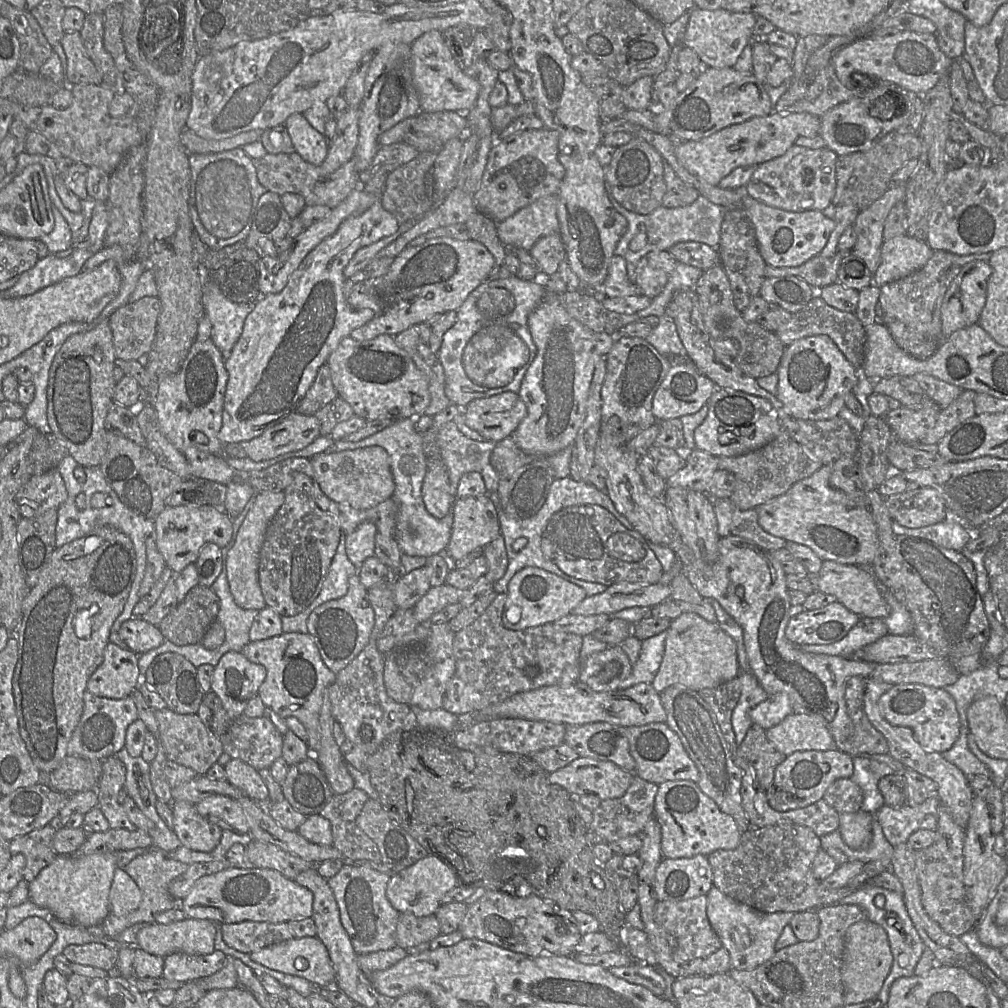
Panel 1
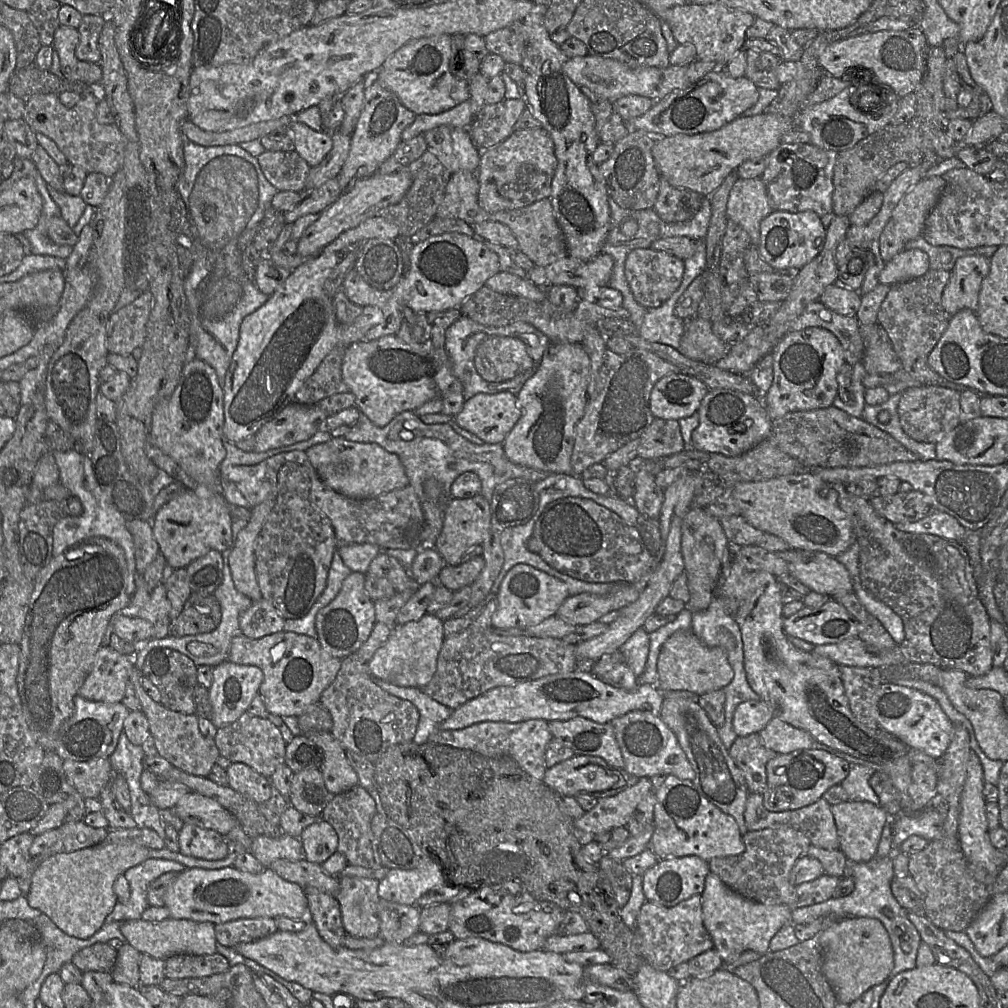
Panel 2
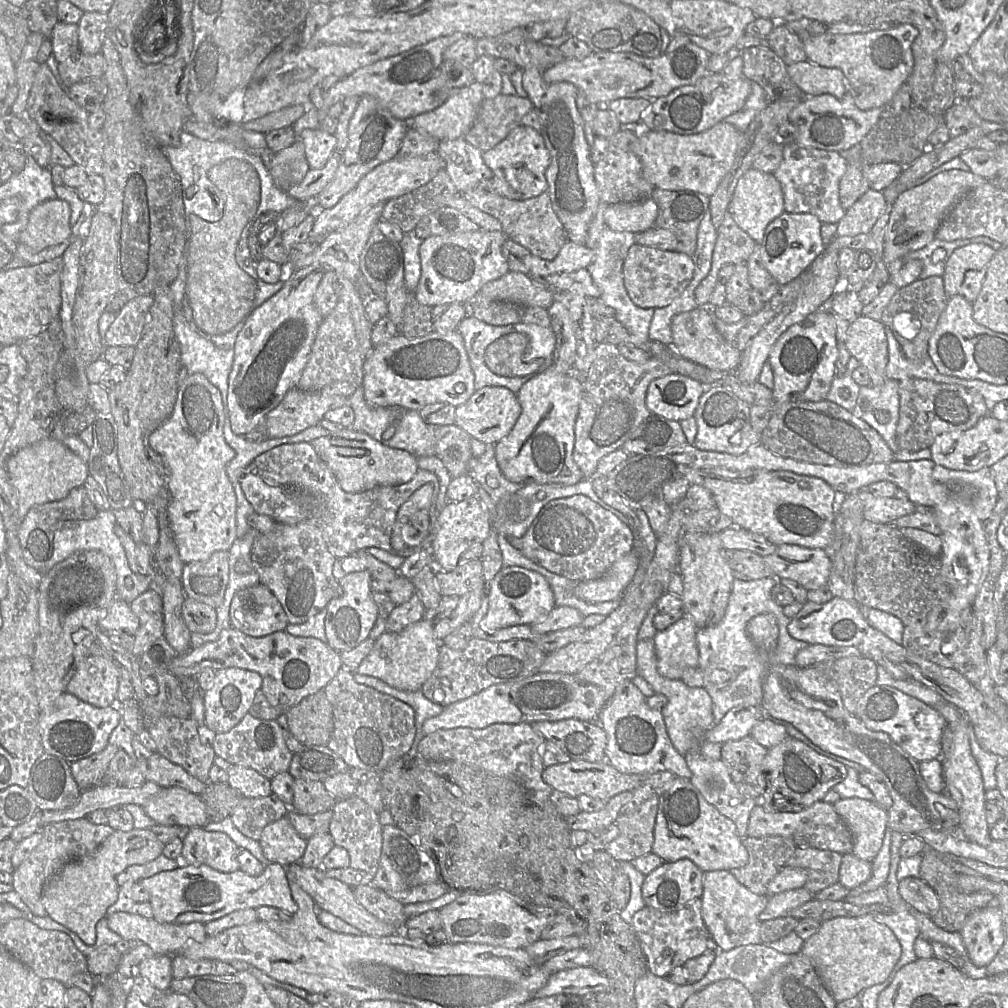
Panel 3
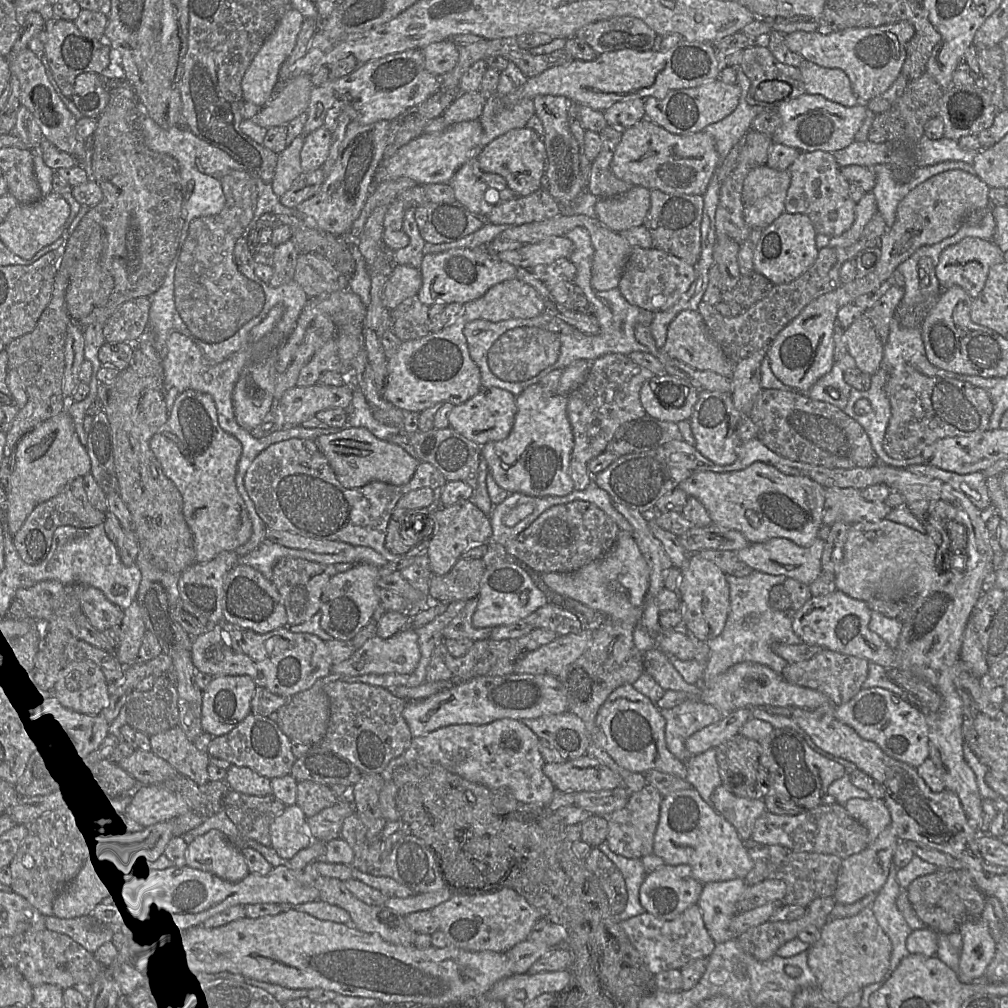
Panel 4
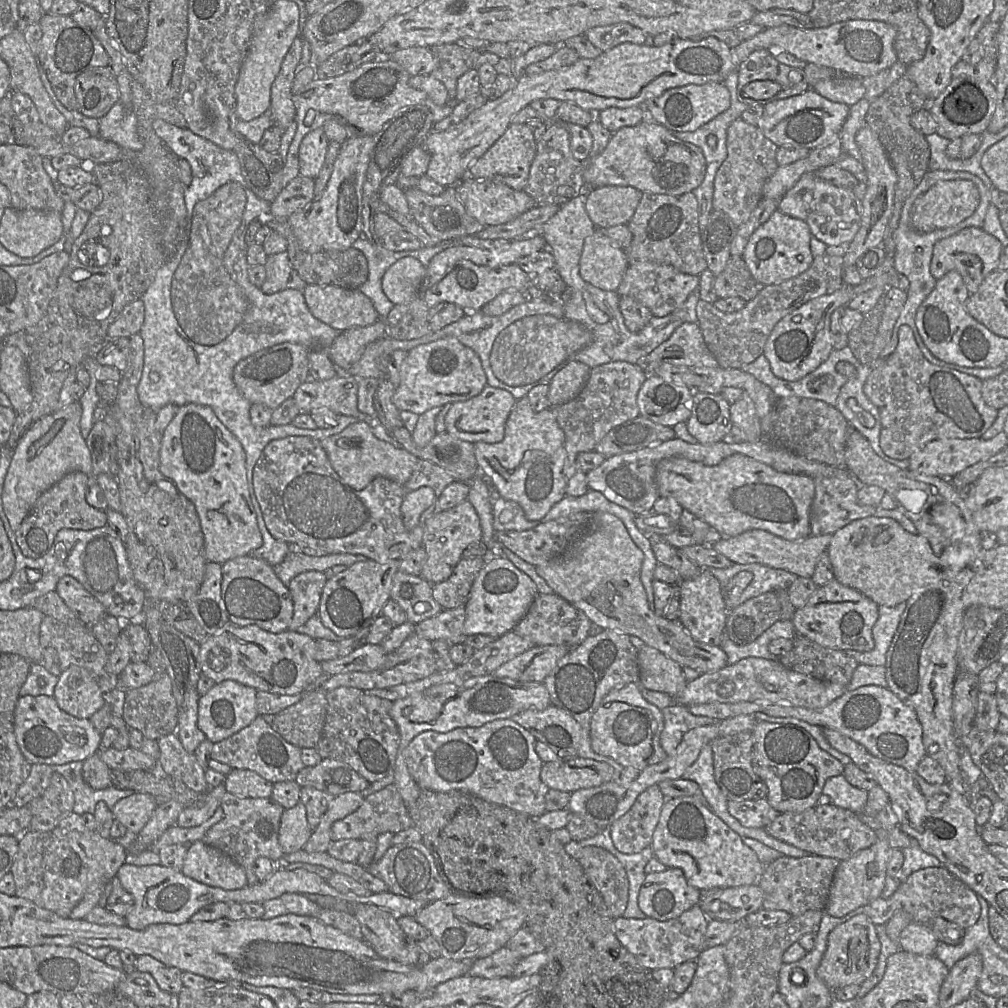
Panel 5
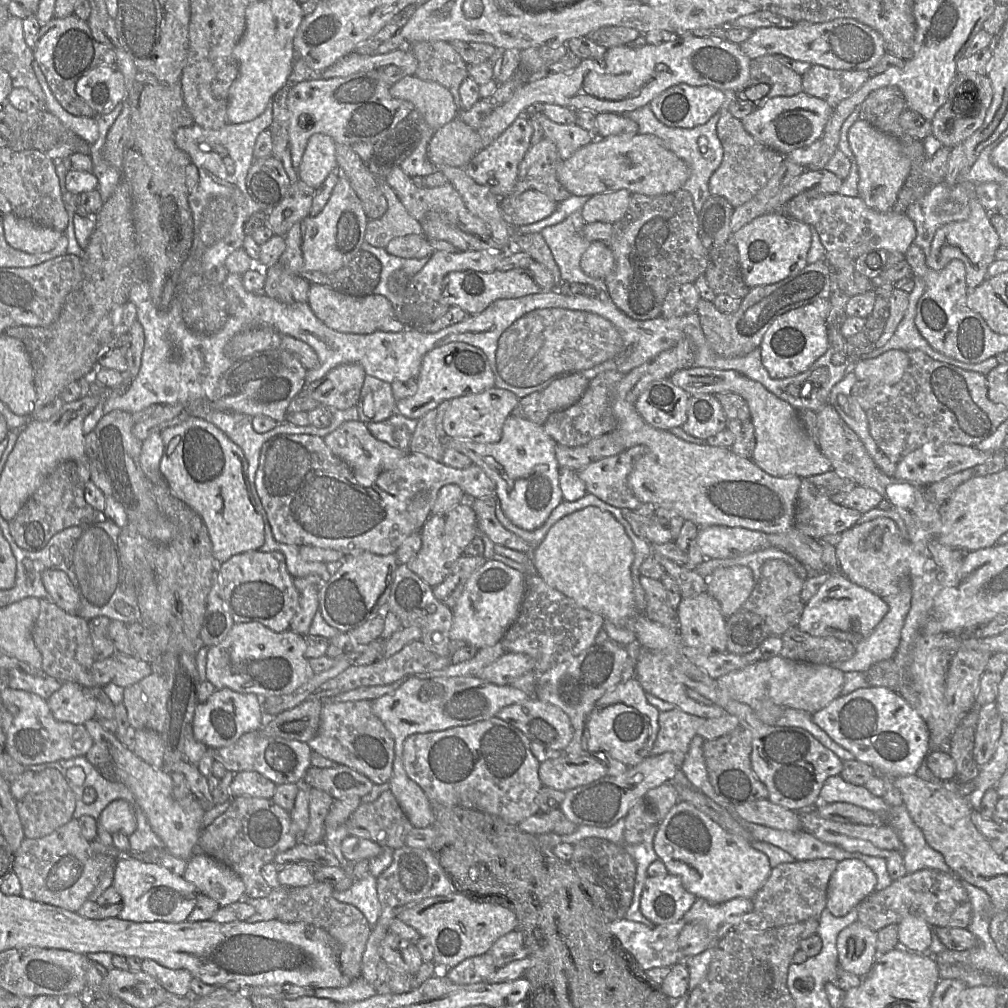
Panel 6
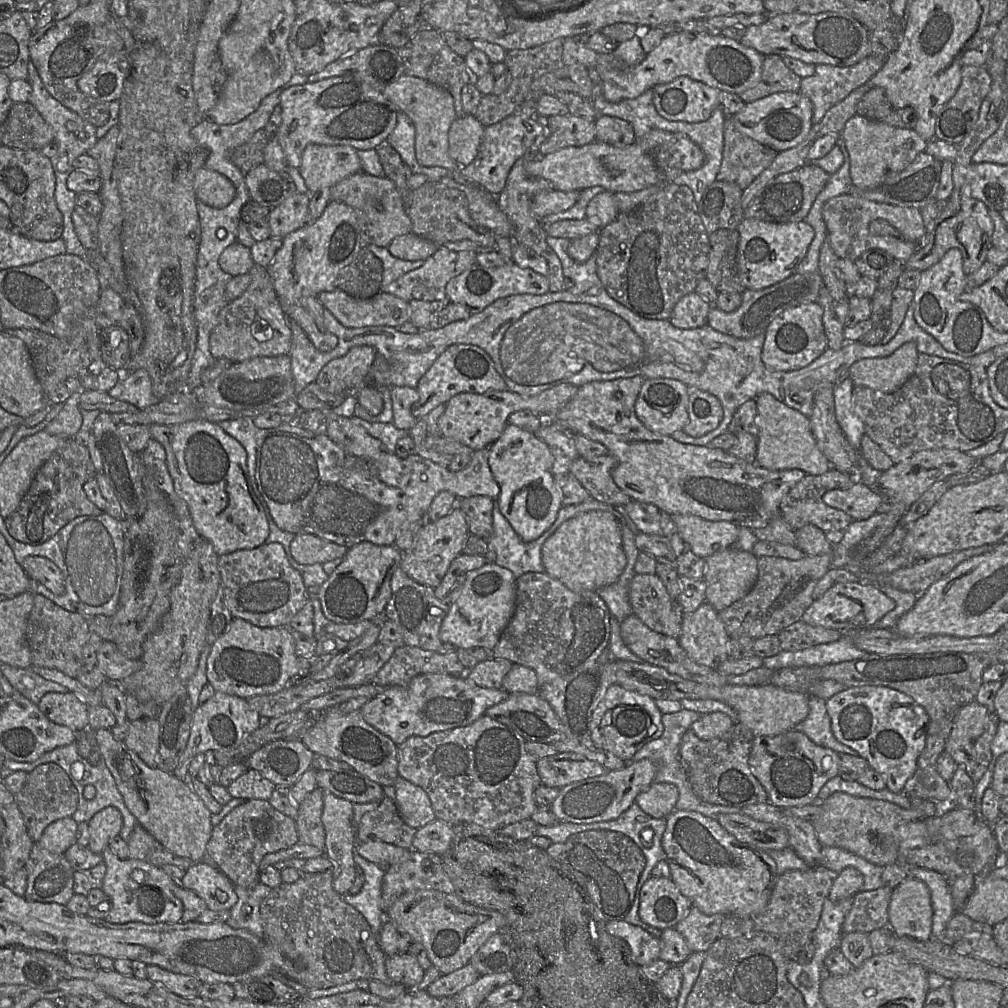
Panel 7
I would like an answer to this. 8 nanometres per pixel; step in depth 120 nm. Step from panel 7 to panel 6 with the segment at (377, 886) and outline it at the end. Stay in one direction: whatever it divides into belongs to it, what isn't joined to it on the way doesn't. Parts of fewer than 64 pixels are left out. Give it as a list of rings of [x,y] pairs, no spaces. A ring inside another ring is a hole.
[[[369,871],[359,880],[354,880],[351,887],[344,891],[334,889],[333,897],[340,902],[357,907],[373,927],[381,913],[377,893],[377,878]]]

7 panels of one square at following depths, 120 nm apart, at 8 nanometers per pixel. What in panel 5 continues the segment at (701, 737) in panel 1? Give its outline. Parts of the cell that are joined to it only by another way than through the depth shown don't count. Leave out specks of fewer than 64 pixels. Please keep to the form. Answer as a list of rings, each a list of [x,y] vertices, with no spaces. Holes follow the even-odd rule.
[[[767,799],[728,800],[727,806],[729,813],[747,828],[766,828],[779,815]]]

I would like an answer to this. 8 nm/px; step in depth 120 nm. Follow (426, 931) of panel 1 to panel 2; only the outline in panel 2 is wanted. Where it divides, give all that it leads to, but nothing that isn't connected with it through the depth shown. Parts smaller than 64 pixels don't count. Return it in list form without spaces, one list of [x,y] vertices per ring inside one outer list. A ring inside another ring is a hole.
[[[380,898],[378,903],[380,920],[379,935],[385,943],[403,944],[412,935],[419,932],[420,909],[390,902]]]

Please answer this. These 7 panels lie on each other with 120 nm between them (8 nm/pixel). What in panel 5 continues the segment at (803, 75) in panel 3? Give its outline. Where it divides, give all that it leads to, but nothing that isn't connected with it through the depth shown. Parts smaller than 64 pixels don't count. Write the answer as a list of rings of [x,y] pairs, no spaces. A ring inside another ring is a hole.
[[[841,73],[817,82],[813,86],[813,90],[832,102],[843,103],[848,106],[863,99],[865,94],[861,78]]]

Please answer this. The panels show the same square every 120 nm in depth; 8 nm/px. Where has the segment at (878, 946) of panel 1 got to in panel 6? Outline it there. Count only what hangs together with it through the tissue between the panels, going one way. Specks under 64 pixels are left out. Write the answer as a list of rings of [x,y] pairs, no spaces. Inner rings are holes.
[[[859,921],[844,928],[837,937],[838,965],[861,978],[876,959],[877,933]]]

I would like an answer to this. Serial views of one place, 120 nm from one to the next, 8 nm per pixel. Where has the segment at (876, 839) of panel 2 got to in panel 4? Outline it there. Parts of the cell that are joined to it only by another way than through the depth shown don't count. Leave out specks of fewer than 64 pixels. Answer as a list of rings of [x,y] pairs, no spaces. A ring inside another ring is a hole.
[[[851,798],[843,806],[867,829],[869,843],[873,842],[890,825],[891,815],[884,799]]]

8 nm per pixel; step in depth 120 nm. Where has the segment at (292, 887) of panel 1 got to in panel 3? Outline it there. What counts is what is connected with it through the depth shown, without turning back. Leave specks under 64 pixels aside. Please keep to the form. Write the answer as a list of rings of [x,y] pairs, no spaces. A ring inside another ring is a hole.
[[[270,863],[258,876],[250,876],[241,869],[223,873],[208,865],[187,865],[174,870],[162,871],[138,882],[149,893],[153,918],[159,923],[186,924],[207,923],[241,909],[275,907],[290,914],[296,913],[289,882],[288,868]]]

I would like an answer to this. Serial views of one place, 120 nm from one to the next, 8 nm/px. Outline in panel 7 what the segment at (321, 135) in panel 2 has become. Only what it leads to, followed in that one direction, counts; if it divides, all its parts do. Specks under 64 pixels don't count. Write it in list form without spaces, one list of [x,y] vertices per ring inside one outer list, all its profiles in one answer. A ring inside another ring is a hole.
[[[308,144],[298,168],[310,194],[332,187],[344,178],[362,171],[357,150],[350,146]]]

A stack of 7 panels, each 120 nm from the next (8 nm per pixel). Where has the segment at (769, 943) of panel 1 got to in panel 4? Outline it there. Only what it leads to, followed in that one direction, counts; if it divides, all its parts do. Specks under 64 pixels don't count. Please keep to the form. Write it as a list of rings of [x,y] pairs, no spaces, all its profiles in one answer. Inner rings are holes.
[[[742,879],[703,885],[697,905],[705,927],[716,944],[738,937],[731,932],[730,922],[737,914],[736,903],[746,887]]]

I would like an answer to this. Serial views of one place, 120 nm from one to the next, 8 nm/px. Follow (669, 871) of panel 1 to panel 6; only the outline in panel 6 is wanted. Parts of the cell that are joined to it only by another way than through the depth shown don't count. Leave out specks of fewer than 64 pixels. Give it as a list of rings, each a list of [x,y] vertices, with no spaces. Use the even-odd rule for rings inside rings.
[[[672,874],[647,877],[640,899],[642,915],[655,925],[673,924],[681,920],[690,910],[697,897],[686,891],[681,879]]]

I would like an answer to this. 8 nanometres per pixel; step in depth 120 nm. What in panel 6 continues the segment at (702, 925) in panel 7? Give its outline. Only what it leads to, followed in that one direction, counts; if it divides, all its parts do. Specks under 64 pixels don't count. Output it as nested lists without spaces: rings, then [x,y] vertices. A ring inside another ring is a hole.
[[[697,898],[682,919],[686,924],[704,925],[716,942],[734,930],[739,920],[751,911],[753,911],[752,899],[734,898],[721,904],[712,904]]]

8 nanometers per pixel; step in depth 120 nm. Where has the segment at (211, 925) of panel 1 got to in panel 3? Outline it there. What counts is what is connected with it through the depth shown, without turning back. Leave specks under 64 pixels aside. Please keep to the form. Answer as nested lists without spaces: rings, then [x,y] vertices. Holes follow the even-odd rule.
[[[115,912],[106,916],[108,927],[131,943],[144,943],[156,955],[174,955],[188,943],[202,943],[207,938],[205,924],[159,923],[154,918],[130,912]]]

